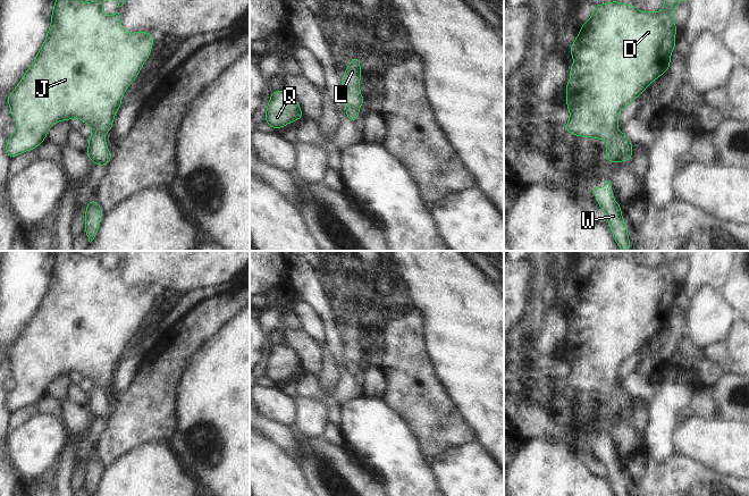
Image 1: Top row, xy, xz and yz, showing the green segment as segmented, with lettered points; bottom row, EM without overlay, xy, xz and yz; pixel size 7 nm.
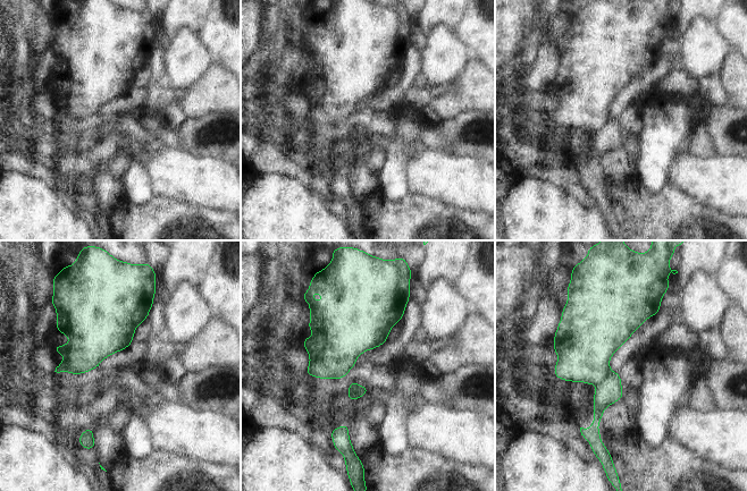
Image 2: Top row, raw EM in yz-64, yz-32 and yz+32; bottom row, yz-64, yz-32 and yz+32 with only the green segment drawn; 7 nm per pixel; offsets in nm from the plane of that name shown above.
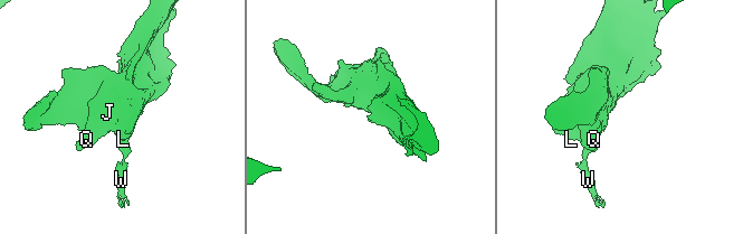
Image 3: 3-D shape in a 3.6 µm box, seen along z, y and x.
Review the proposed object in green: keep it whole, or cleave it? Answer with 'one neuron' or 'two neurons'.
two neurons

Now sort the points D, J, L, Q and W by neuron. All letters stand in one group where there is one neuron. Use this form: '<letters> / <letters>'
D J L Q / W

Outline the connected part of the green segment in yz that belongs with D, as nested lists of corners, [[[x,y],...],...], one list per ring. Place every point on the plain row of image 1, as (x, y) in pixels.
[[[663,251],[665,261],[657,267],[639,266],[636,259],[624,259],[612,255],[595,260],[590,268],[591,274],[582,277],[582,283],[570,306],[574,319],[569,321],[570,335],[566,337],[566,361],[570,364],[570,373],[565,379],[566,387],[581,392],[595,392],[611,394],[618,380],[618,368],[629,360],[642,345],[668,325],[671,308],[676,299],[674,278],[674,263],[682,253],[688,255],[692,251]]]

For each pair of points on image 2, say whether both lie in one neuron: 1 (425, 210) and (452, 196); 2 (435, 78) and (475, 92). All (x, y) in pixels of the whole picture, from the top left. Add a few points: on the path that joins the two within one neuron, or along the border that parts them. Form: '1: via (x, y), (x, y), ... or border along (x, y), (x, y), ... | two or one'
1: border along (416, 192), (466, 211) | two
2: border along (470, 58), (463, 72), (455, 79) | two

